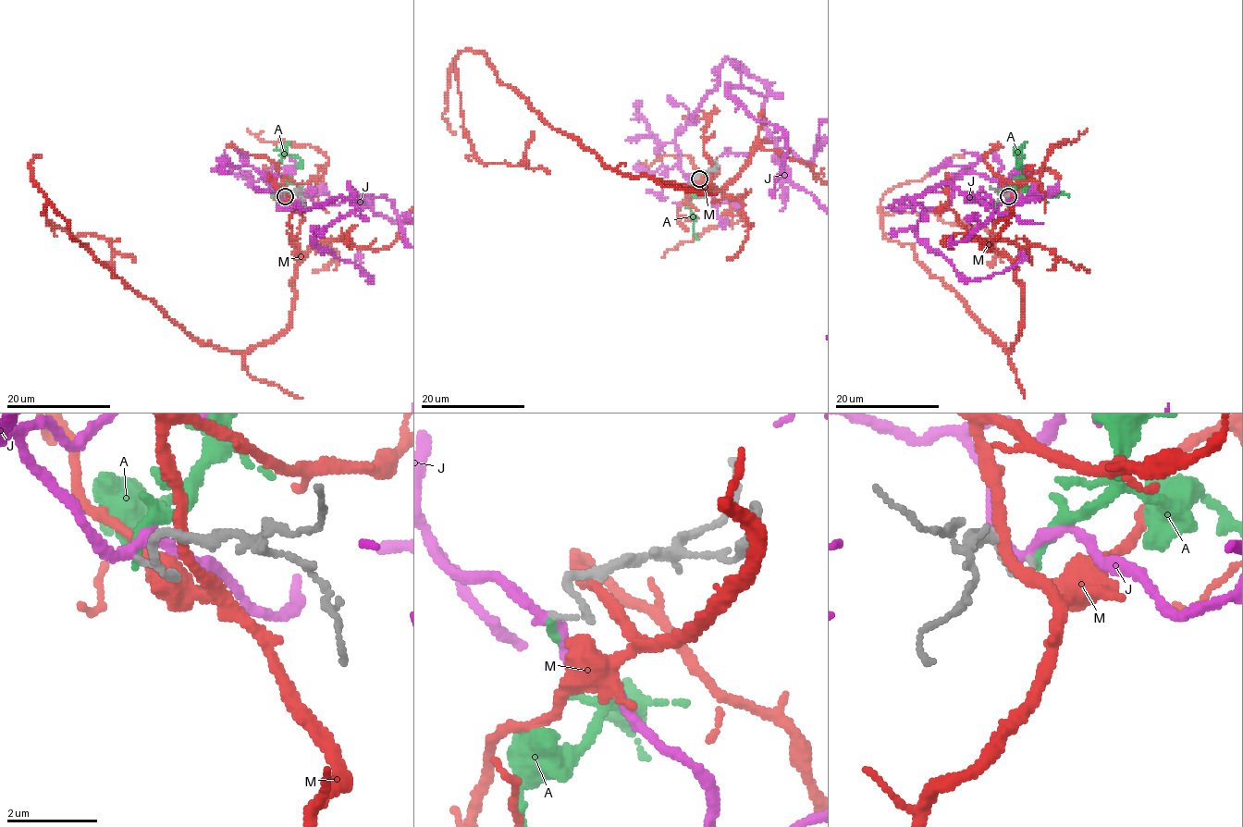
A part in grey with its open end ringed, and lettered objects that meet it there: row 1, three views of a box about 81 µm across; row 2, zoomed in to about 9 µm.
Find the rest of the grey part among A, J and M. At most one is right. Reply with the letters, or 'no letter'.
no letter

